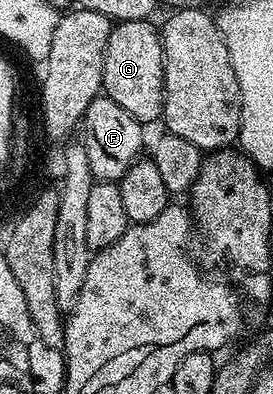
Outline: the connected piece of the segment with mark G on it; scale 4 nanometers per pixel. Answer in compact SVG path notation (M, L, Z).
M150 19L115 22L104 49L102 91L143 125L157 124L164 109L164 49L159 28L152 24Z

